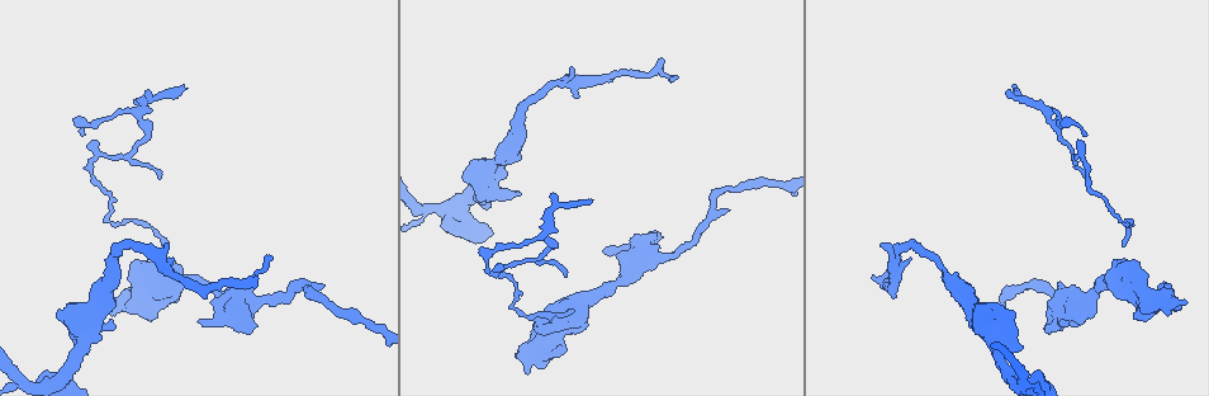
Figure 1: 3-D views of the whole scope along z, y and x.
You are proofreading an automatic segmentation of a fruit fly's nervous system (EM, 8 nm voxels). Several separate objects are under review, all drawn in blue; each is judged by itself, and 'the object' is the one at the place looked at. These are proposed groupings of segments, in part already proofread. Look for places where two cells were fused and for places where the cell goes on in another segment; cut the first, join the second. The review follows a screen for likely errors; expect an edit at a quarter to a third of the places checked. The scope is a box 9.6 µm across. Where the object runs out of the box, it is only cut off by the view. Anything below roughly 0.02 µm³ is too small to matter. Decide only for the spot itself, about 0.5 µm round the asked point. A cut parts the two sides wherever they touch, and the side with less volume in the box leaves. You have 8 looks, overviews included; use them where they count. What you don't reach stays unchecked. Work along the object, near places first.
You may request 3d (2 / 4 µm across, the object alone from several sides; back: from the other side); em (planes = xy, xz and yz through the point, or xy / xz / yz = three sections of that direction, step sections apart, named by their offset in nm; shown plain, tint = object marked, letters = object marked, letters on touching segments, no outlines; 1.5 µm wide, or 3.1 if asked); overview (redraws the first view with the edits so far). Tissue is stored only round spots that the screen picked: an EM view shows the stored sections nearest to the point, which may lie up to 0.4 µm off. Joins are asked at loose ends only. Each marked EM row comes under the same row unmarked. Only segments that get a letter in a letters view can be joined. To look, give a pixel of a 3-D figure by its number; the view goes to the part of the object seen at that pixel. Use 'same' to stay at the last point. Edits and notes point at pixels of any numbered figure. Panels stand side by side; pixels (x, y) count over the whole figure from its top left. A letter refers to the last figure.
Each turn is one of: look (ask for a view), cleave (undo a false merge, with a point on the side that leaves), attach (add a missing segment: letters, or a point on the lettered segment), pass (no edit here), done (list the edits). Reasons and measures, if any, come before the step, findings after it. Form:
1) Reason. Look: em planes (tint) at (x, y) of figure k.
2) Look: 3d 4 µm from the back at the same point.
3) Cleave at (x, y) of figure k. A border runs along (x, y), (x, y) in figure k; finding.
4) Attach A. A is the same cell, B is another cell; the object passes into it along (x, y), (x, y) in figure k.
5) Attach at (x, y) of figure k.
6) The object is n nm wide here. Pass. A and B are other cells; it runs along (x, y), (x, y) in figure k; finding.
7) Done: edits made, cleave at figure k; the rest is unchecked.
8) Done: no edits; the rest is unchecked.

Long arm stops here. Look: em planes (letters) at (271, 256) of figure 1.

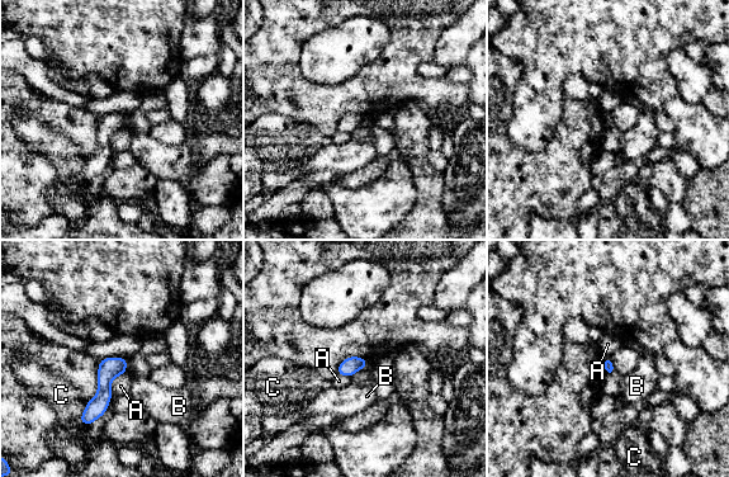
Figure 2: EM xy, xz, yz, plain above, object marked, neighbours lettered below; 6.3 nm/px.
Pass. A, B and C are other cells; a border runs along (126, 371), (112, 381), (112, 395) in figure 2; no lettered segment goes on from it.

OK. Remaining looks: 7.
Thick turns thin. Look: 3d 2 µm at (677, 255) of figure 1.

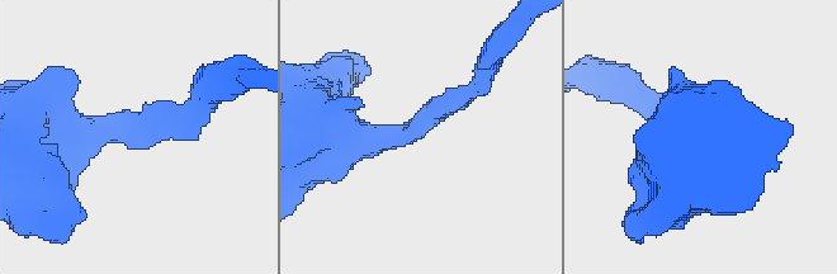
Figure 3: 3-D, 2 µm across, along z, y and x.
The arms are 170, 500 nm wide; need the tissue. Look: em yz step 4 (tint) at (130, 131) of figure 3.

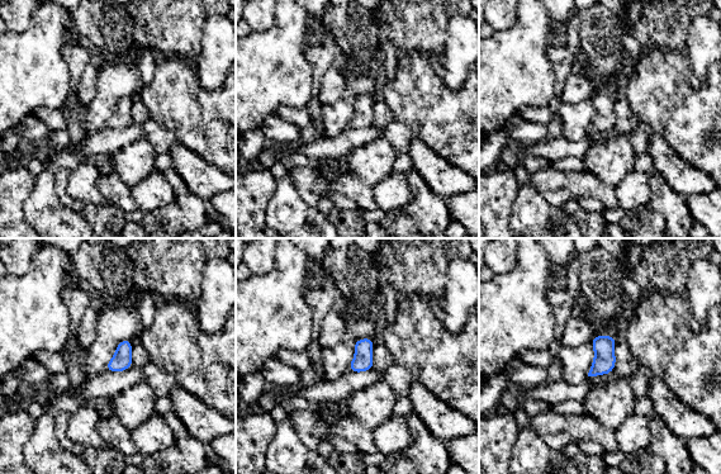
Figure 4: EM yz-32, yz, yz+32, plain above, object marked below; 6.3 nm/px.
Look: em planes (letters) at the same point.

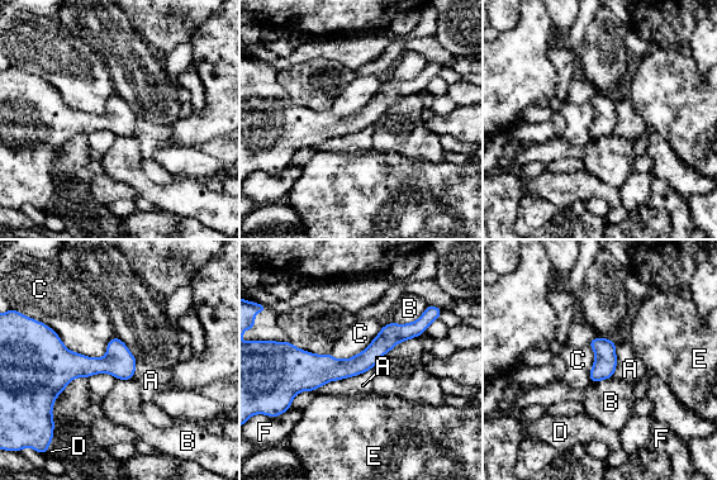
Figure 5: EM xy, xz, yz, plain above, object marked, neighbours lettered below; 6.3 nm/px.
The object is 130 nm wide here. Pass. A, B, C, D, E and F are other cells; all the same cell.

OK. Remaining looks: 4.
Look: 3d 4 µm from the back at (159, 178) of figure 1.

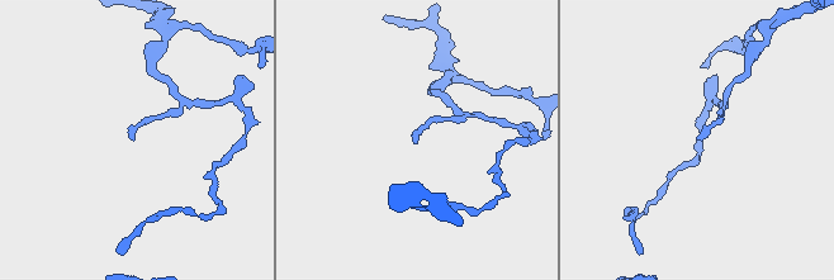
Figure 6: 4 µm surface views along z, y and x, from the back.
Look: em planes (letters) at (698, 139) of figure 6.

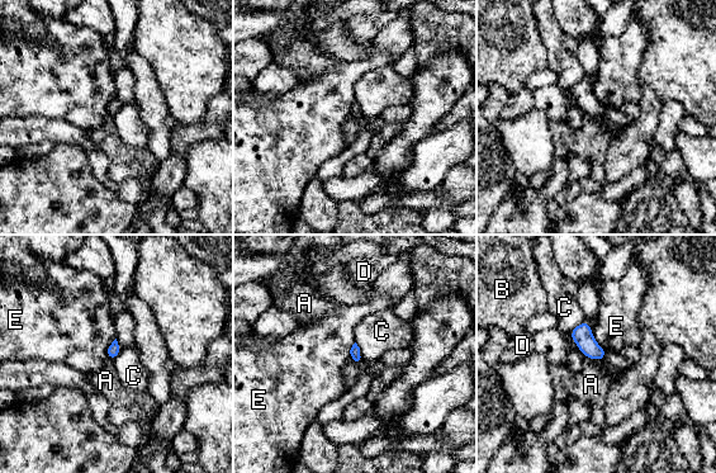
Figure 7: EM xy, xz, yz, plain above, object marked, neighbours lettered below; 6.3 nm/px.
Pass. A, B, C, D and E are other cells; a border runs along (108, 358), (112, 360) in figure 7; no lettered segment goes on from it.

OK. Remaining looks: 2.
Done: no edits; the rest is unchecked.

